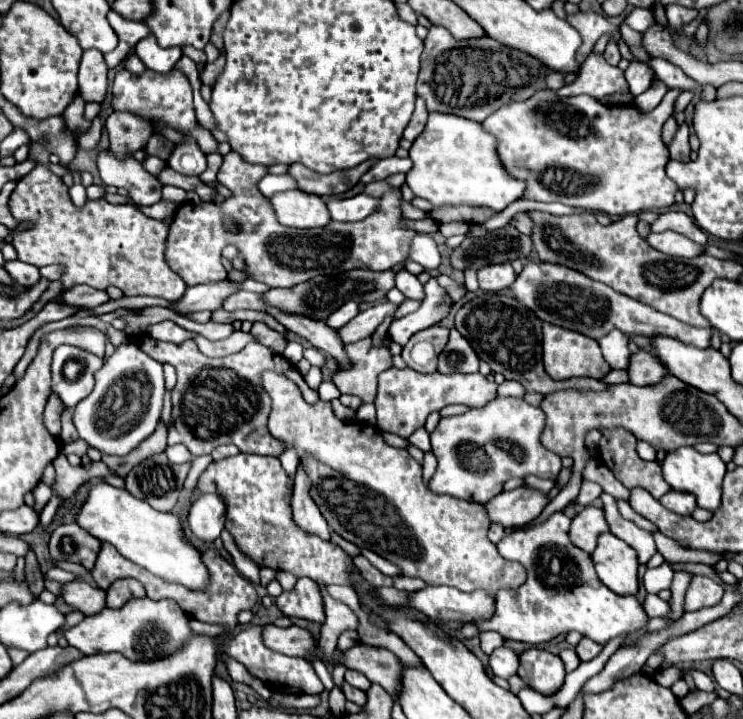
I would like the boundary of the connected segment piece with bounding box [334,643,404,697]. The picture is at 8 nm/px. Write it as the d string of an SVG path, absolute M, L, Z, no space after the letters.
M358 643L352 649L348 649L346 653L336 651L334 663L338 663L338 661L344 663L348 669L362 671L372 683L382 685L394 697L400 691L404 667L402 667L400 659L388 649L376 649L376 647Z

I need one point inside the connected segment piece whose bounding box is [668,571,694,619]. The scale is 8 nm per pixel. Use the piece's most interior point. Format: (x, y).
(682, 579)

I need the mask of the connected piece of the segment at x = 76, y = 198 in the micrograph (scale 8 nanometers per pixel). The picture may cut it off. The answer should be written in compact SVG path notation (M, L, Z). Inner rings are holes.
M74 173L74 187L70 189L70 199L72 199L72 203L74 203L76 207L82 207L82 205L88 201L88 197L86 197L86 189L82 187L78 175L80 175L80 173Z

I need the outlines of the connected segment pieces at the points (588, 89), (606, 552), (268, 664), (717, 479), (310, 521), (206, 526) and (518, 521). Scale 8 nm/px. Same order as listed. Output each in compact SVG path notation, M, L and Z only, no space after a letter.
M592 51L586 61L580 67L578 77L570 83L558 89L556 93L560 97L572 97L572 95L592 95L596 99L610 95L610 91L624 91L626 87L624 73L618 67L612 67L602 53Z
M604 533L592 553L592 561L600 581L608 589L618 595L638 593L638 555L628 543L612 533Z
M250 627L240 631L238 635L234 635L228 645L226 645L226 653L240 661L242 665L246 665L246 669L260 677L264 683L268 683L270 689L280 691L280 693L294 693L294 695L318 695L324 691L324 685L320 683L320 679L314 673L314 667L310 661L302 659L302 657L288 657L288 655L280 655L270 651L268 647L264 647L262 639L260 639L260 627Z
M680 447L676 451L666 453L666 457L662 461L662 473L672 489L692 493L696 497L698 507L702 507L710 513L716 513L720 509L720 505L722 505L722 479L726 475L726 465L722 463L722 459L716 453L702 455L694 447Z
M302 465L296 469L296 483L294 483L294 497L292 497L292 511L296 523L304 527L304 531L312 531L312 535L320 535L322 539L330 539L328 523L324 521L320 509L316 507L314 499L310 497L312 481Z
M200 495L188 513L190 531L204 543L212 543L224 529L224 501L218 495Z
M524 485L514 491L502 491L500 495L486 501L482 507L492 523L498 523L502 527L522 527L538 517L546 503L546 495Z

